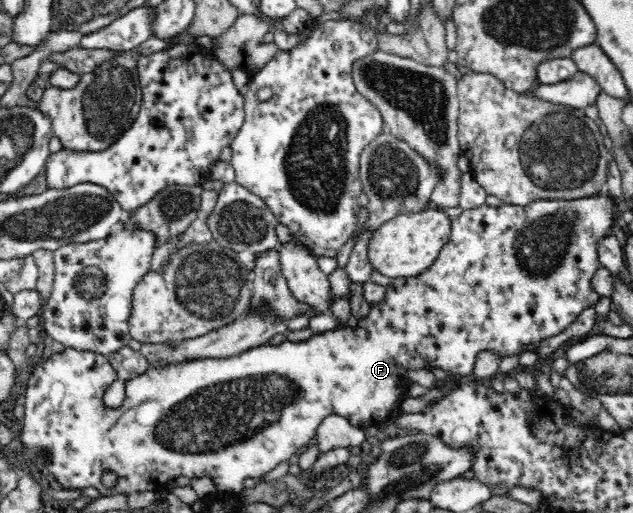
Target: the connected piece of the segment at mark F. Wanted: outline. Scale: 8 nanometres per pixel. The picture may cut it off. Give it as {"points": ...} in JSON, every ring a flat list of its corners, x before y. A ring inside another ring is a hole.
{"points":[[593,196,571,201,534,201,526,206,503,204,499,207,490,207,483,204,477,209,466,209,452,221,451,236,449,242,443,245,437,261,418,277,399,278,392,280,386,286,385,301,379,305,371,306,368,316,358,321,357,329,335,328,322,334,311,336,304,342,291,342,285,340,279,345,263,344,255,349,249,349,237,357,229,359,203,359,203,361,187,361,181,365,167,365,167,367,150,367,143,375,125,380,126,398,121,406,111,408,105,406,103,394,106,387,113,381,119,379,118,373,113,370,108,358,97,353,65,349,63,353,53,354,50,359,35,371,30,373,25,400,25,414,23,427,18,437,22,445,30,450,31,454,43,461,44,467,51,473,60,488,65,489,87,489,95,488,100,496,116,496,118,494,129,495,139,491,159,492,169,482,175,480,179,475,185,477,199,478,210,476,219,492,227,494,239,494,243,486,243,480,247,477,261,477,268,474,279,463,289,460,295,451,307,445,316,437,316,431,321,422,328,415,341,415,347,418,353,427,373,427,381,421,389,422,398,412,399,402,405,396,407,372,413,369,433,369,435,367,446,371,449,376,466,377,474,370,477,355,484,350,499,352,501,358,512,356,521,351,529,343,537,343,543,339,549,339,553,335,563,331,579,313,587,307,593,308,599,302,600,296,592,291,591,279,600,265,597,245,598,240,611,235,610,228,613,225,613,198],[103,471,115,471,119,475,117,486,111,489,101,484]]}

